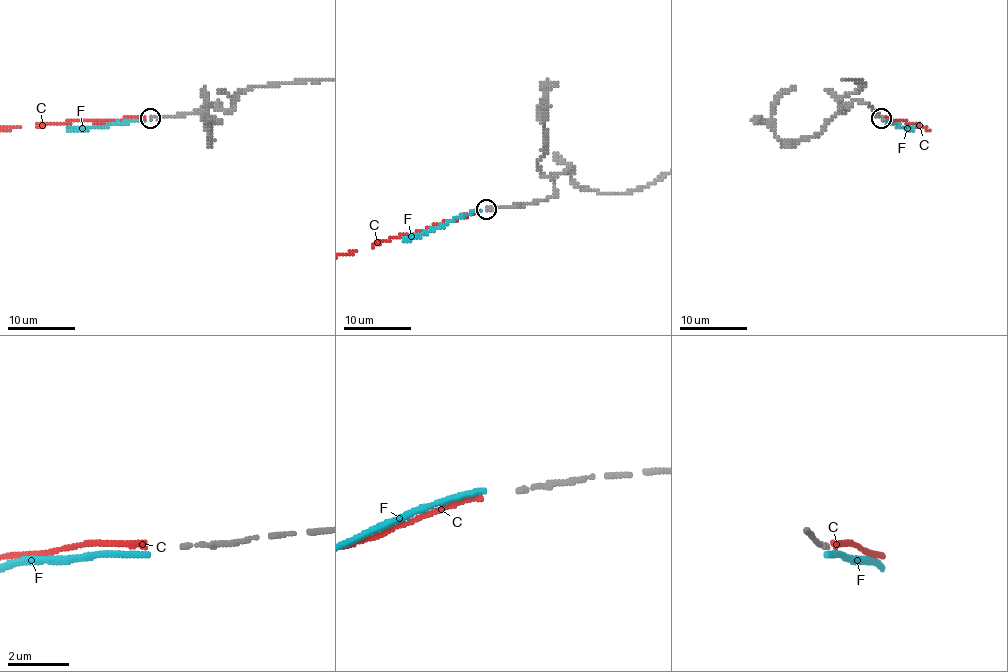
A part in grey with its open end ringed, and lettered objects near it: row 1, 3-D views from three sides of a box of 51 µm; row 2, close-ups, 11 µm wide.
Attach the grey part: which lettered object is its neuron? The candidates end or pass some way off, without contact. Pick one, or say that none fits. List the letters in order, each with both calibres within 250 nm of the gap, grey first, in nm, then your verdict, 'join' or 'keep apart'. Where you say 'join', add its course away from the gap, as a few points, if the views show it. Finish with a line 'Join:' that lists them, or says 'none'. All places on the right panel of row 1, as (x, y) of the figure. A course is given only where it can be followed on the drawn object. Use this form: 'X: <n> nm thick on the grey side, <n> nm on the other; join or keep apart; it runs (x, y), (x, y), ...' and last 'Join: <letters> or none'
C: 140 nm thick on the grey side, 170 nm on the other; join
F: 140 nm thick on the grey side, 180 nm on the other; keep apart
Join: C

